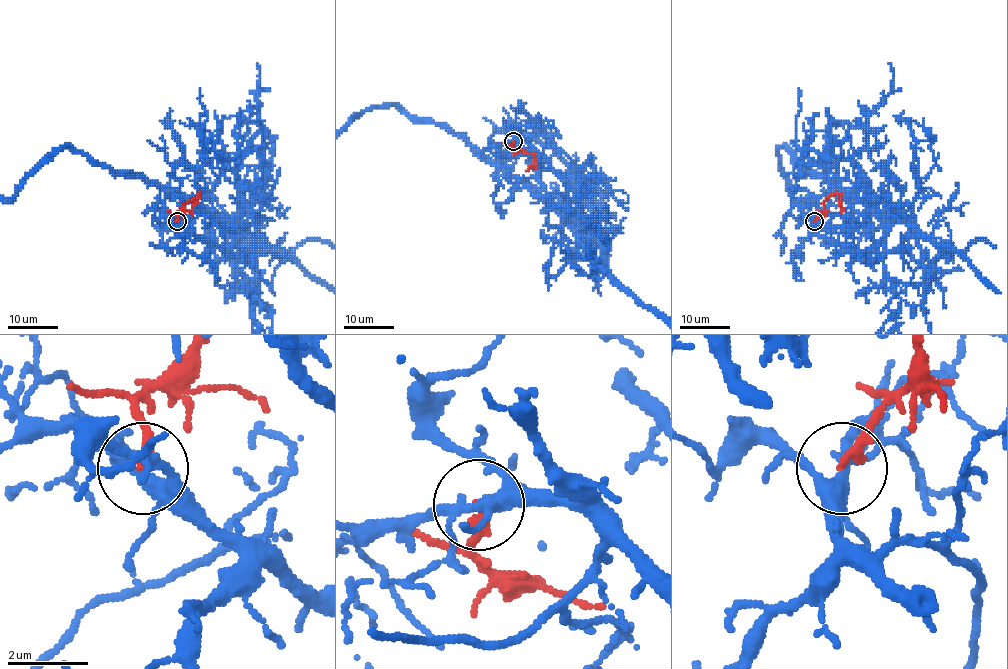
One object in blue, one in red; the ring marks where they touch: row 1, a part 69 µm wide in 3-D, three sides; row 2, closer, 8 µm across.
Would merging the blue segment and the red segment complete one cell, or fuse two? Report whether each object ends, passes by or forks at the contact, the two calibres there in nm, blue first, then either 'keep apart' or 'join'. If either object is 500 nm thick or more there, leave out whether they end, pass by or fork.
blue forks | red ends | 280/260 nm | keep apart

